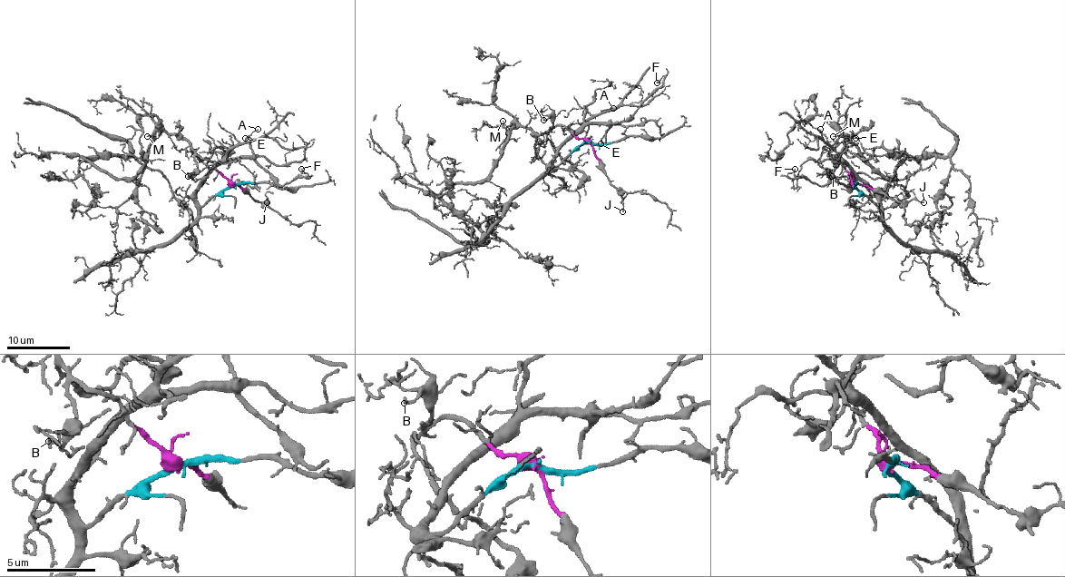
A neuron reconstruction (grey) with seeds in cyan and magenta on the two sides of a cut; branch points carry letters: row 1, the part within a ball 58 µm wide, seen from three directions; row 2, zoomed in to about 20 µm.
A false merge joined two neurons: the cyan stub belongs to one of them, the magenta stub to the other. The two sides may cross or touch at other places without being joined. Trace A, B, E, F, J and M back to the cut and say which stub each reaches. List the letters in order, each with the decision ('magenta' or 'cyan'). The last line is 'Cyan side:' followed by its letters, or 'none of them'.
A: cyan
B: magenta
E: cyan
F: cyan
J: magenta
M: magenta
Cyan side: A, E, F

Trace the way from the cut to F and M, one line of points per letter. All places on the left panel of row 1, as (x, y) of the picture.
F: (233, 185), (203, 206), (197, 200), (197, 187), (234, 159), (253, 159), (278, 185), (308, 178), (300, 168)
M: (233, 185), (182, 138), (157, 131), (146, 137)

